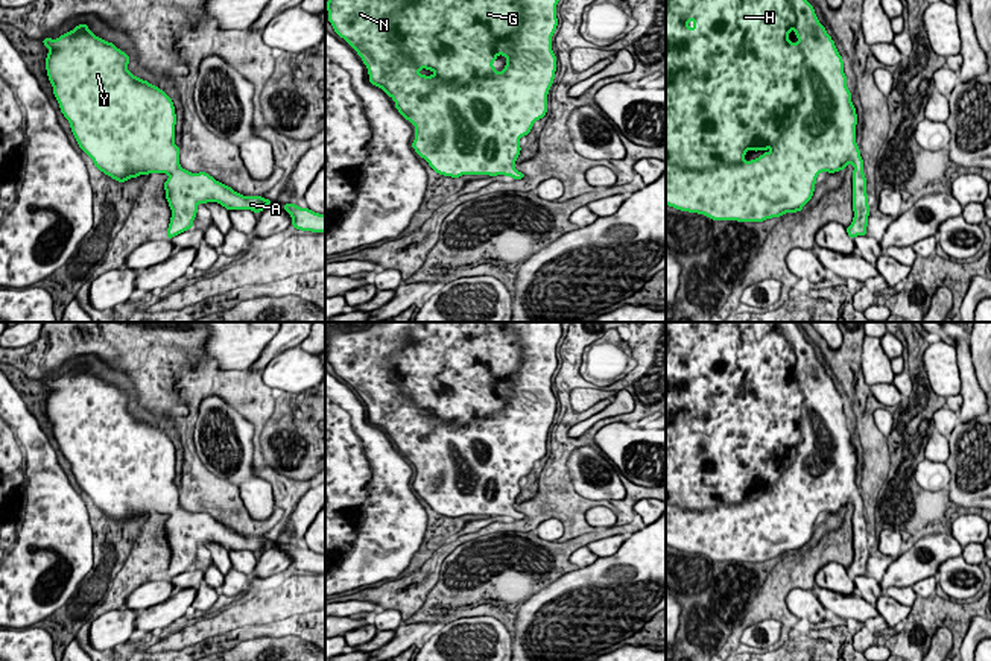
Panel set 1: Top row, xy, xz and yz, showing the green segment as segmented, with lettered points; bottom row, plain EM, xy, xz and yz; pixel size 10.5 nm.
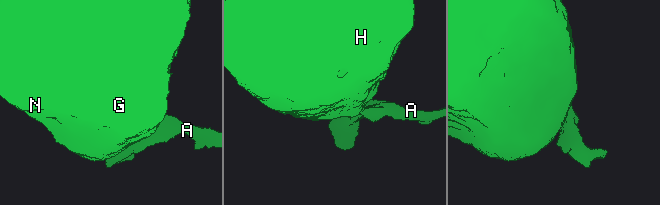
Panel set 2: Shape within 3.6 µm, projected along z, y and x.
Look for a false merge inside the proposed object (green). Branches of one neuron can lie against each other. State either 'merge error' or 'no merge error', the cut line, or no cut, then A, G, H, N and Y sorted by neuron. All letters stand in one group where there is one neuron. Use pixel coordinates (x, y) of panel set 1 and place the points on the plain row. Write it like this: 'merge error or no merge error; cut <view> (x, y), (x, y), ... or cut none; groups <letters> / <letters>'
no merge error; cut none; groups A G H N Y

